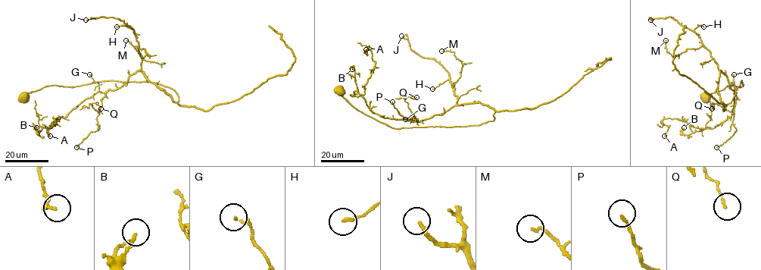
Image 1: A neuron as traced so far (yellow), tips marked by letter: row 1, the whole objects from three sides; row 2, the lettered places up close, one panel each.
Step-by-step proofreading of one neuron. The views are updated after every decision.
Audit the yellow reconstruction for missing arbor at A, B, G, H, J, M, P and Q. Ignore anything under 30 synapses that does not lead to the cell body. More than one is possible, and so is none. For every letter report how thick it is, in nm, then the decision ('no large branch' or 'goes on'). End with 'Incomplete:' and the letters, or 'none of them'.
A: calibre 160 nm; no large branch
B: calibre 150 nm; no large branch
G: calibre 120 nm; no large branch
H: calibre 150 nm; no large branch
J: calibre 190 nm; no large branch
M: calibre 120 nm; no large branch
P: calibre 130 nm; no large branch
Q: calibre 80 nm; no large branch
Incomplete: none of them

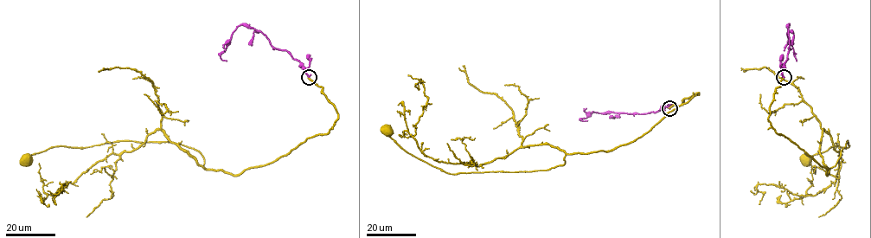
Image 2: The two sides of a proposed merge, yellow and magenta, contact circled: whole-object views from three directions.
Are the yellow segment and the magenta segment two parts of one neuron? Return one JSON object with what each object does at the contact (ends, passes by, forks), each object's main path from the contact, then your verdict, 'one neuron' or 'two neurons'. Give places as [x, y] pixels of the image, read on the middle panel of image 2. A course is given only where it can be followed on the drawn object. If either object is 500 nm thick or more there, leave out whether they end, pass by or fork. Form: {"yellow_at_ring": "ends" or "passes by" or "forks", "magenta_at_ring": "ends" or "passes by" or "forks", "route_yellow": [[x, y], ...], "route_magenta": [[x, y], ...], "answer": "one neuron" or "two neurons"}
{"yellow_at_ring": "ends", "magenta_at_ring": "passes by", "route_yellow": [[669, 108], [698, 93], [633, 141], [566, 154], [563, 164], [532, 171], [445, 173], [404, 151], [387, 131]], "route_magenta": [[669, 108], [664, 106], [644, 114], [592, 112], [586, 118], [581, 118], [587, 121]], "answer": "two neurons"}

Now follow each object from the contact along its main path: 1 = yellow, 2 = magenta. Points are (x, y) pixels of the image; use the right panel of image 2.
1: (784, 77), (770, 106), (768, 119), (778, 133), (828, 175), (849, 145), (806, 159)
2: (784, 77), (782, 67), (790, 50), (788, 24), (787, 34), (797, 61)

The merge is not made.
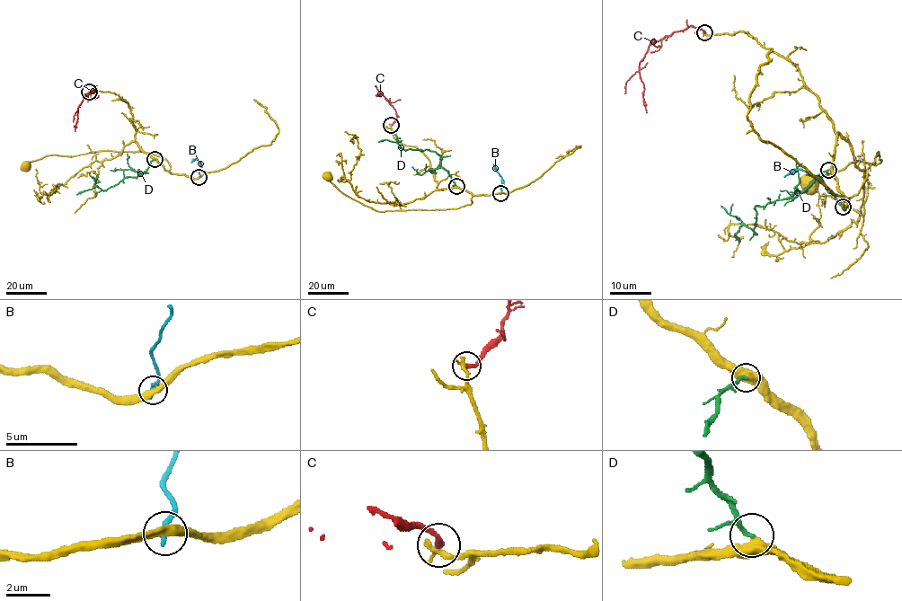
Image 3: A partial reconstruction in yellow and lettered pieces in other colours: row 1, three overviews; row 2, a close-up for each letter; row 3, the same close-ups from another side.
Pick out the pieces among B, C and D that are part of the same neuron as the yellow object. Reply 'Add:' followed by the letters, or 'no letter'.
Add: D

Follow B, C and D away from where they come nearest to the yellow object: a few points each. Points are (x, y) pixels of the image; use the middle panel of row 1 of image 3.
B: (500, 193), (503, 184), (493, 163)
C: (391, 125), (395, 120), (395, 110), (380, 92), (376, 96)
D: (456, 186), (441, 166), (441, 157), (435, 152), (403, 149), (398, 144), (387, 140), (378, 142)

